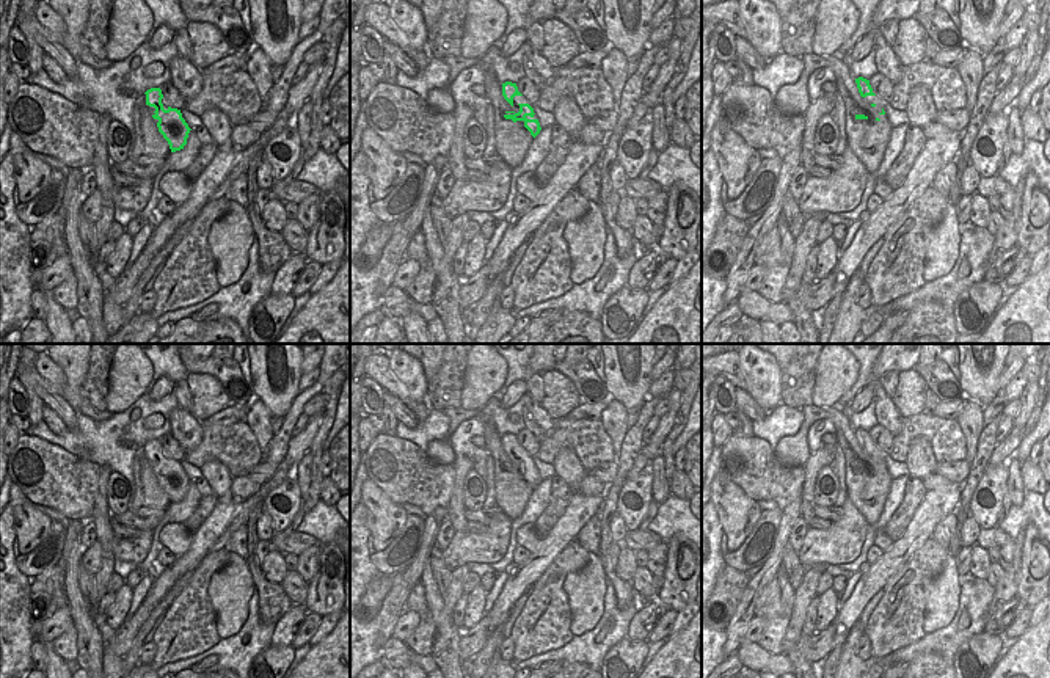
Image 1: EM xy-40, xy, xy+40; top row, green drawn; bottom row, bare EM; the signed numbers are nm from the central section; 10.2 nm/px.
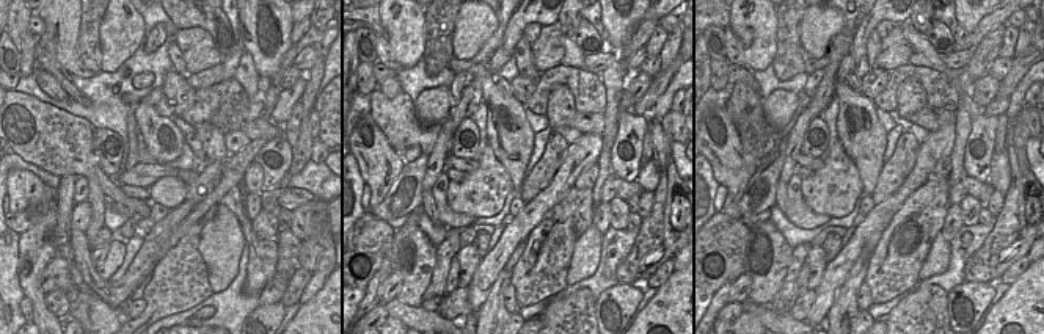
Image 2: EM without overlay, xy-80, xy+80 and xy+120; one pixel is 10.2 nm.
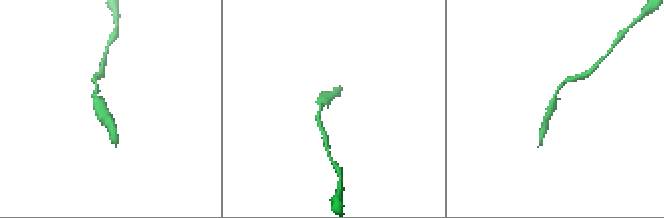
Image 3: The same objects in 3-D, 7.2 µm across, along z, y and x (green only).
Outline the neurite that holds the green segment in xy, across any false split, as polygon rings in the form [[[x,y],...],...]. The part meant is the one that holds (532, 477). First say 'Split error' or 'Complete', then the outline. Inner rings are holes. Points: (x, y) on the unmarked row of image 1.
Complete. [[[518,455],[520,463],[515,466],[504,466],[505,471],[512,471],[513,474],[523,472],[524,479],[530,483],[530,487],[535,490],[541,479],[538,471],[534,469],[534,460],[529,455]]]

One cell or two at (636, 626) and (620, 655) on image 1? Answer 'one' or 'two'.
two

